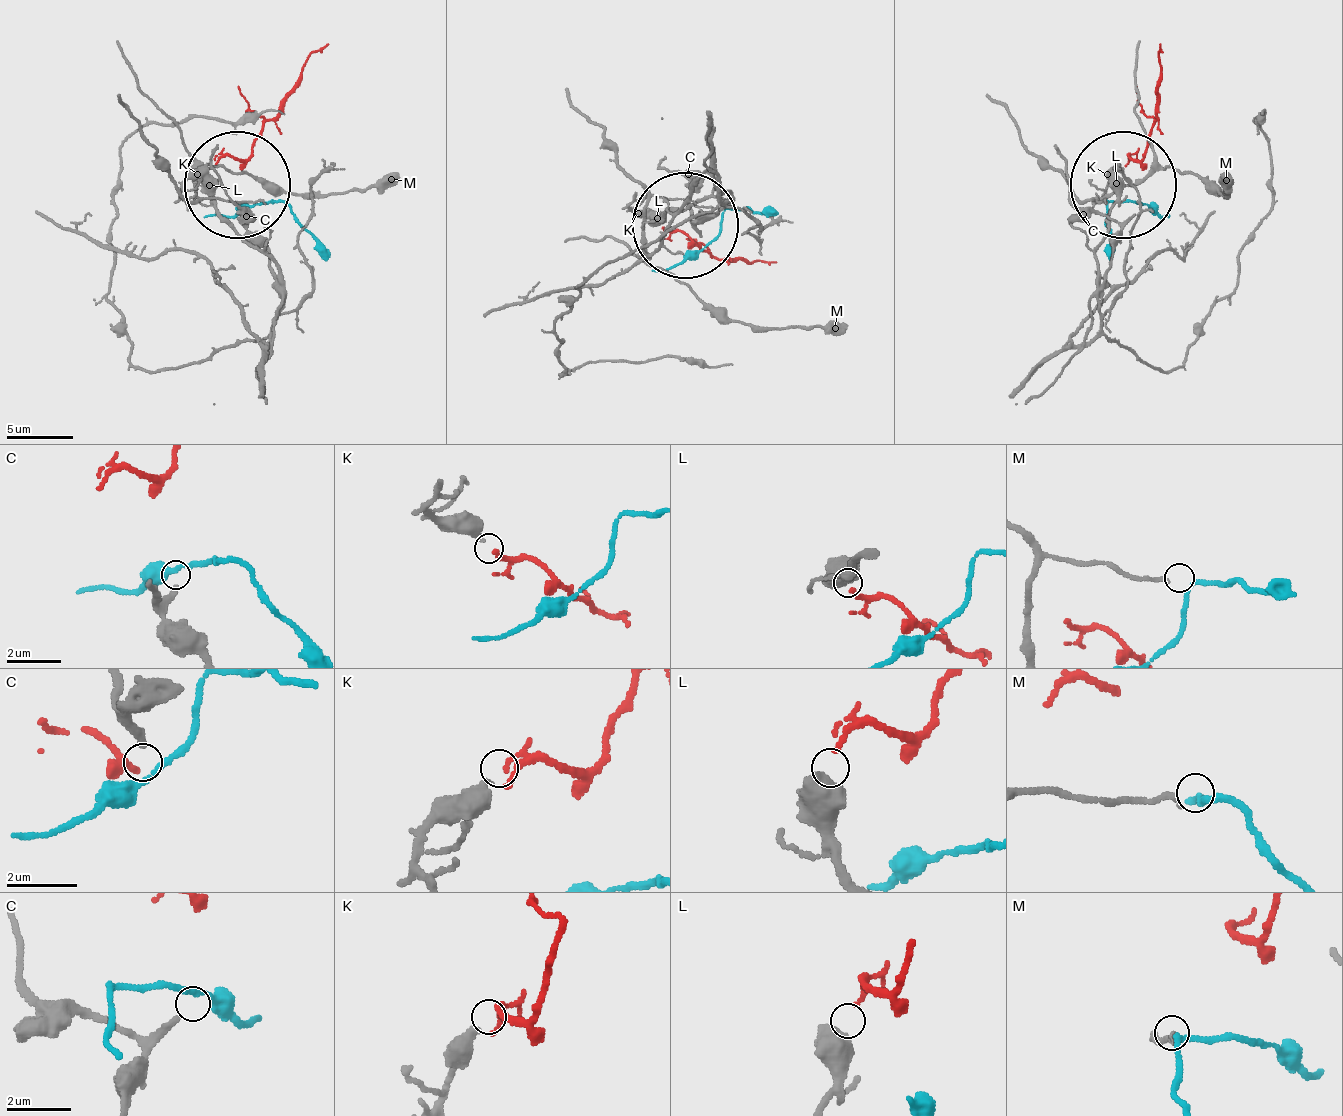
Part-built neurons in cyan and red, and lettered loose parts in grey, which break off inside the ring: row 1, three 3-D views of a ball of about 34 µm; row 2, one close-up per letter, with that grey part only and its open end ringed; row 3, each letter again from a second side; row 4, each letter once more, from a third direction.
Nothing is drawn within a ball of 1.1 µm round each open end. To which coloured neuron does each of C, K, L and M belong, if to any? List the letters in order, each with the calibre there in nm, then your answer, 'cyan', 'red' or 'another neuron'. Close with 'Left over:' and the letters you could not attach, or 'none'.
C: calibre 240 nm; another neuron
K: calibre 440 nm; another neuron
L: calibre 750 nm; red
M: calibre 160 nm; cyan
Left over: C, K

